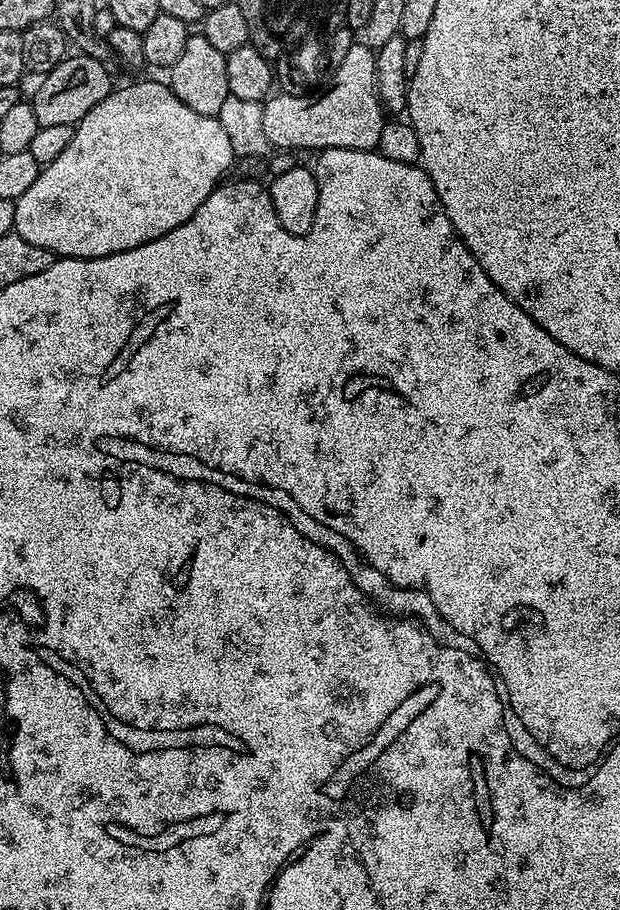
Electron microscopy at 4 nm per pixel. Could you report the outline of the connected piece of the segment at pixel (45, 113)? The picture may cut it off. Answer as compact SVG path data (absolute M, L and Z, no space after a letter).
M69 54L54 70L43 77L44 80L36 88L36 93L30 97L34 114L38 117L40 126L73 126L79 124L102 98L106 98L114 90L112 76L108 73L109 65L102 61L81 54Z

